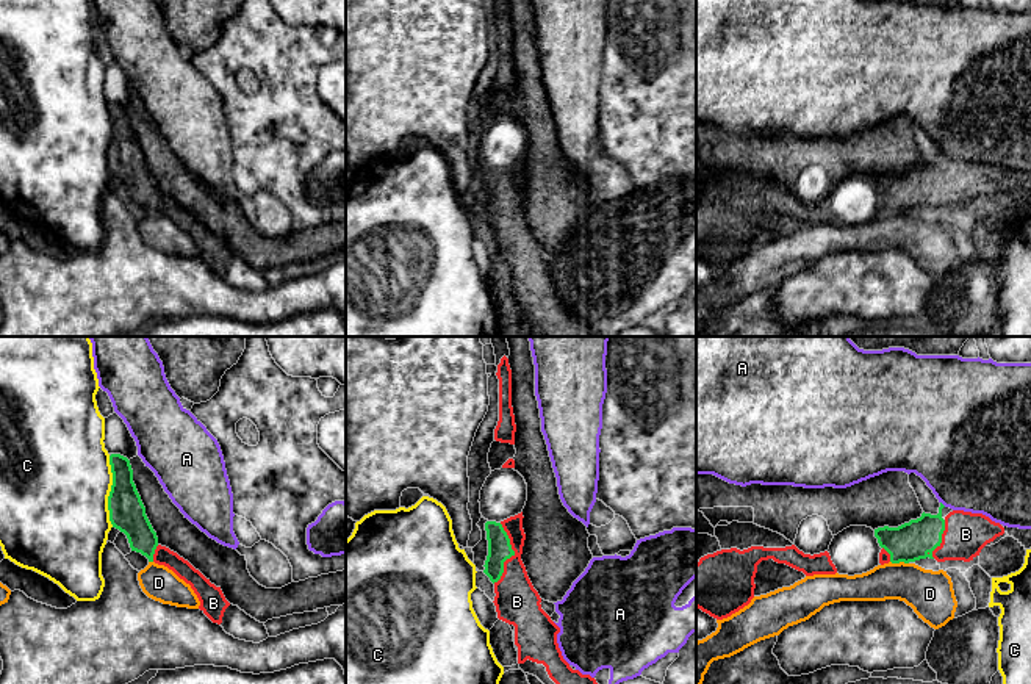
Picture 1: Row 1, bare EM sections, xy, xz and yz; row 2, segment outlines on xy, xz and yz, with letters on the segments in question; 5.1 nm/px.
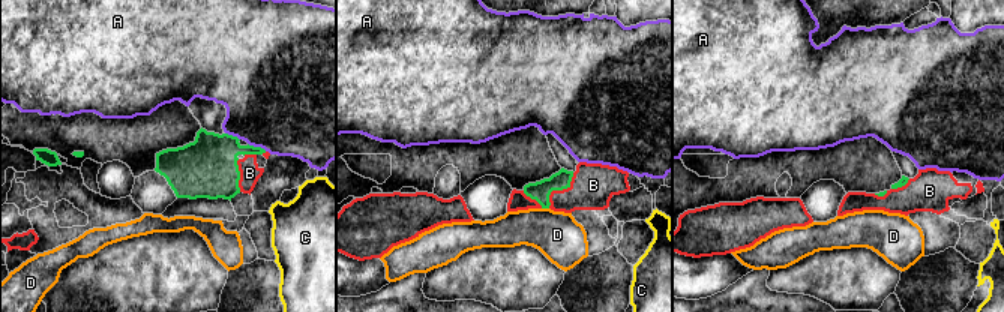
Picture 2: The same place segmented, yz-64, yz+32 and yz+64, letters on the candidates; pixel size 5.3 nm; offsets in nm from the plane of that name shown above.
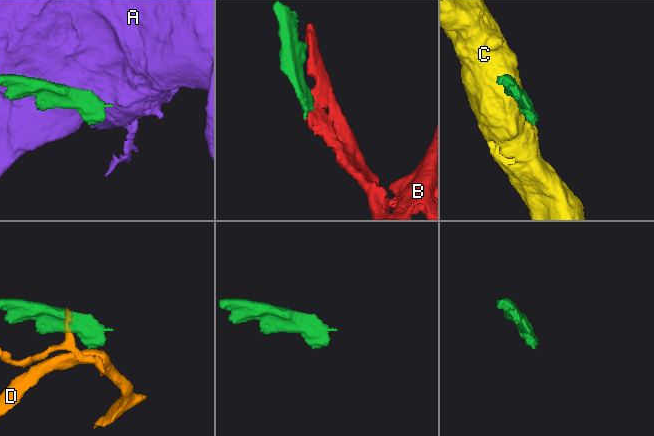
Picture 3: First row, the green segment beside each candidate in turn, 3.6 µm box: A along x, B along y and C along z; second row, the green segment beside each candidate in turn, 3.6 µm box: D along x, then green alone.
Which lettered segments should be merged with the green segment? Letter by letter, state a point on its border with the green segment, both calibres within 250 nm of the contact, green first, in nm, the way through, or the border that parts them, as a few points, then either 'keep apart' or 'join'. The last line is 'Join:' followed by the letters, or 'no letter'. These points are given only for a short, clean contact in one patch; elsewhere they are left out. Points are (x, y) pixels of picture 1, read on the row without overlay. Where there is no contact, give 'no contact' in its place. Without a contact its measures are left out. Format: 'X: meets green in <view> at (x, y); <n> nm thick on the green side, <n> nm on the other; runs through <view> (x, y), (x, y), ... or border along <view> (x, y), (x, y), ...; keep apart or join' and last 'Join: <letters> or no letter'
A: meets green in yz at (942, 154); 200 nm thick on the green side, 480 nm on the other; border along yz (941, 151), (945, 155); keep apart
B: meets green in xz at (512, 204); 120 nm thick on the green side, 220 nm on the other; join
C: meets green in xy at (110, 141); 190 nm thick on the green side, 500 nm on the other; keep apart
D: meets green in yz at (900, 210); 200 nm thick on the green side, 240 nm on the other; border along yz (890, 210), (908, 213); keep apart
Join: B

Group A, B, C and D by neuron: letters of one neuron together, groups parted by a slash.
A / B / C / D

